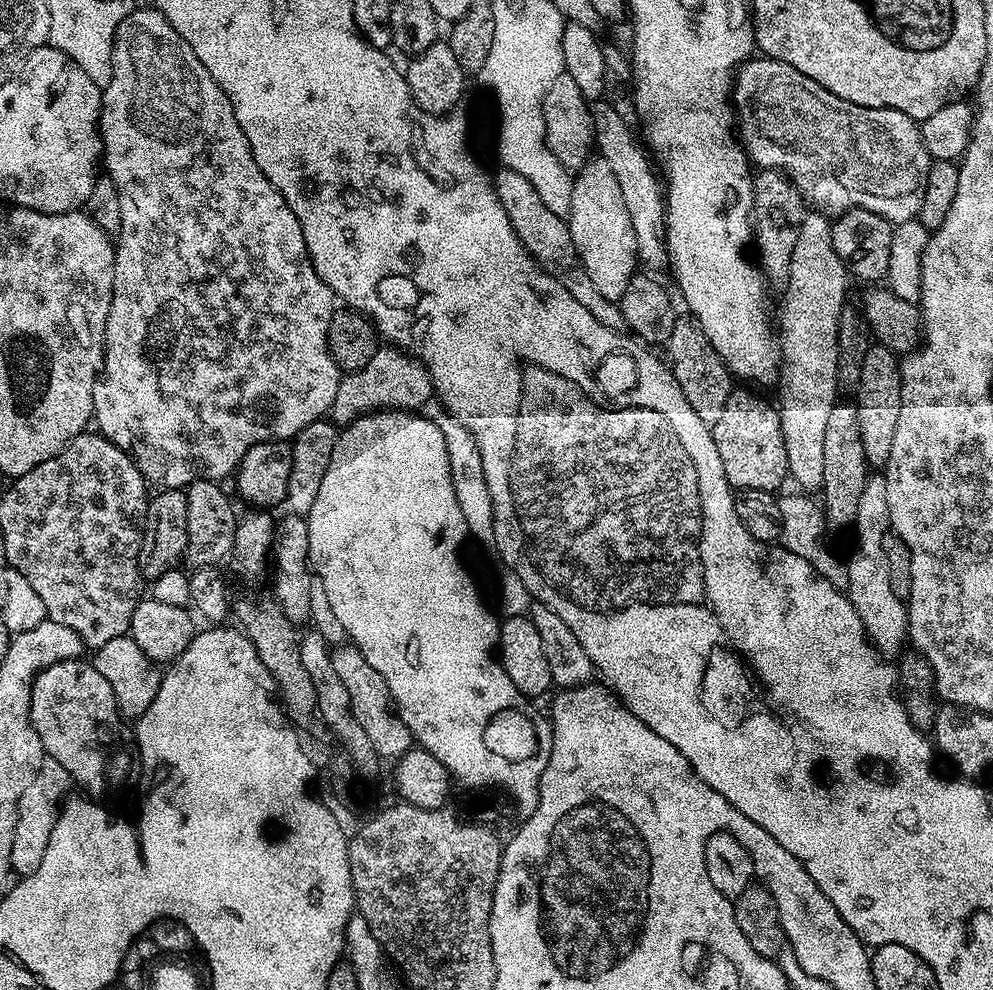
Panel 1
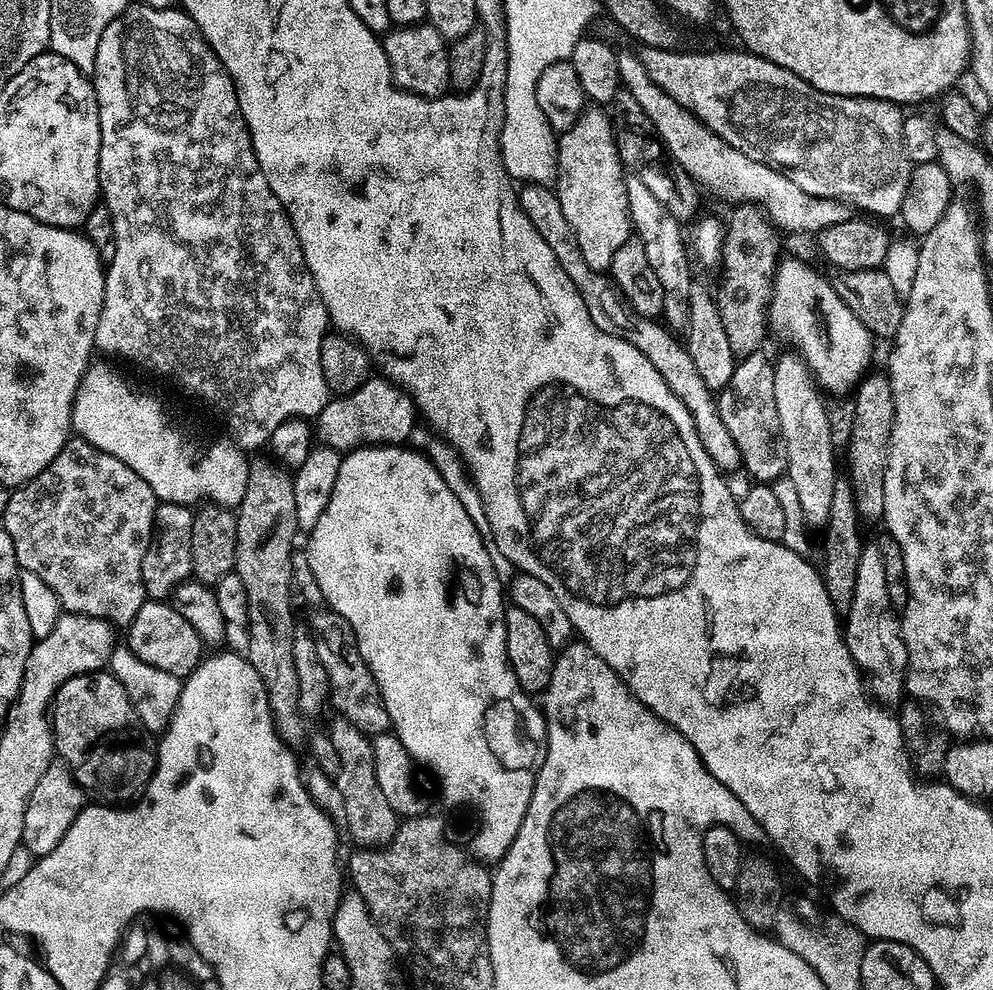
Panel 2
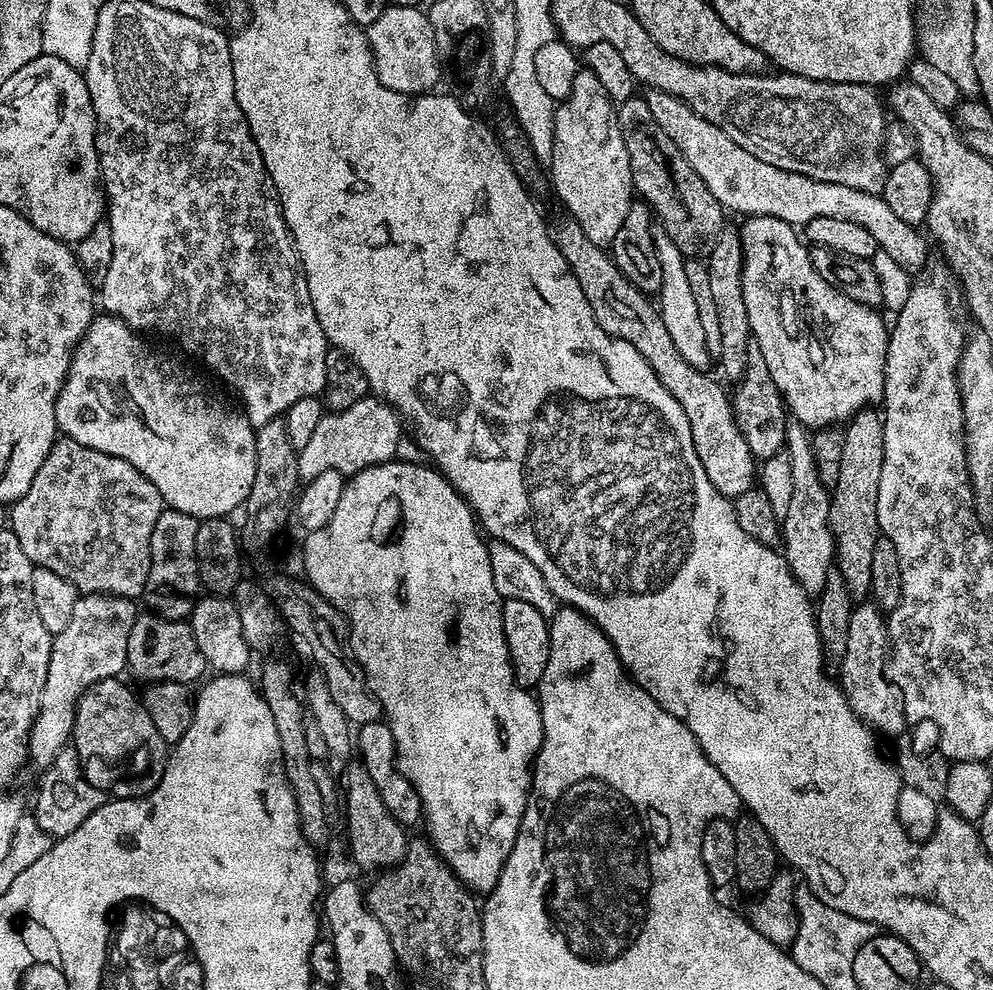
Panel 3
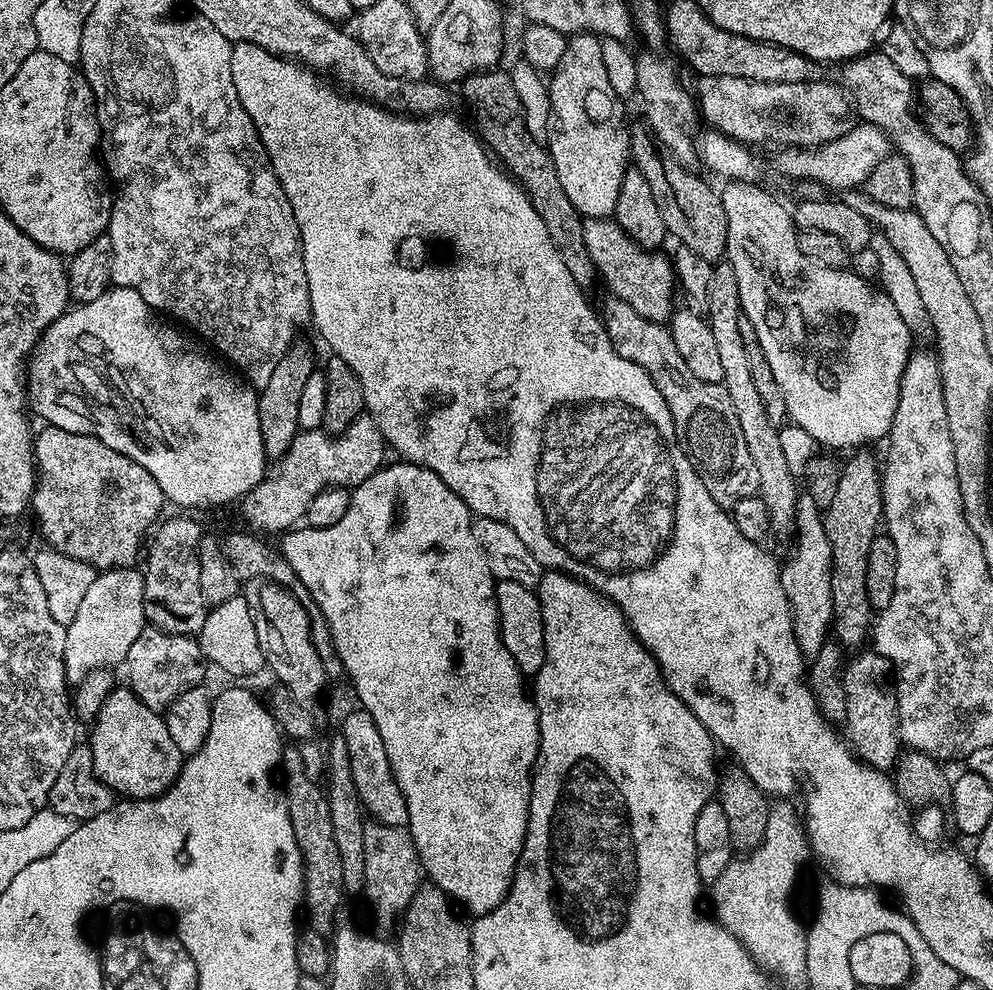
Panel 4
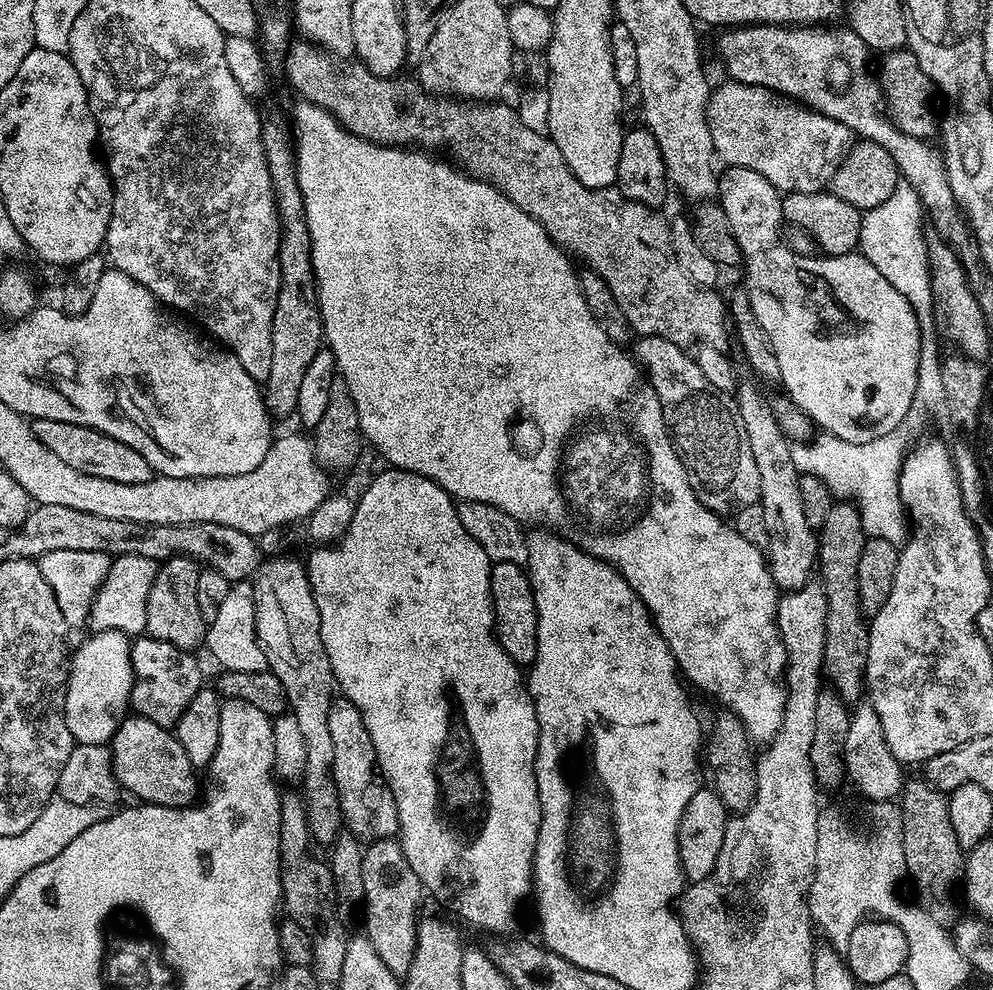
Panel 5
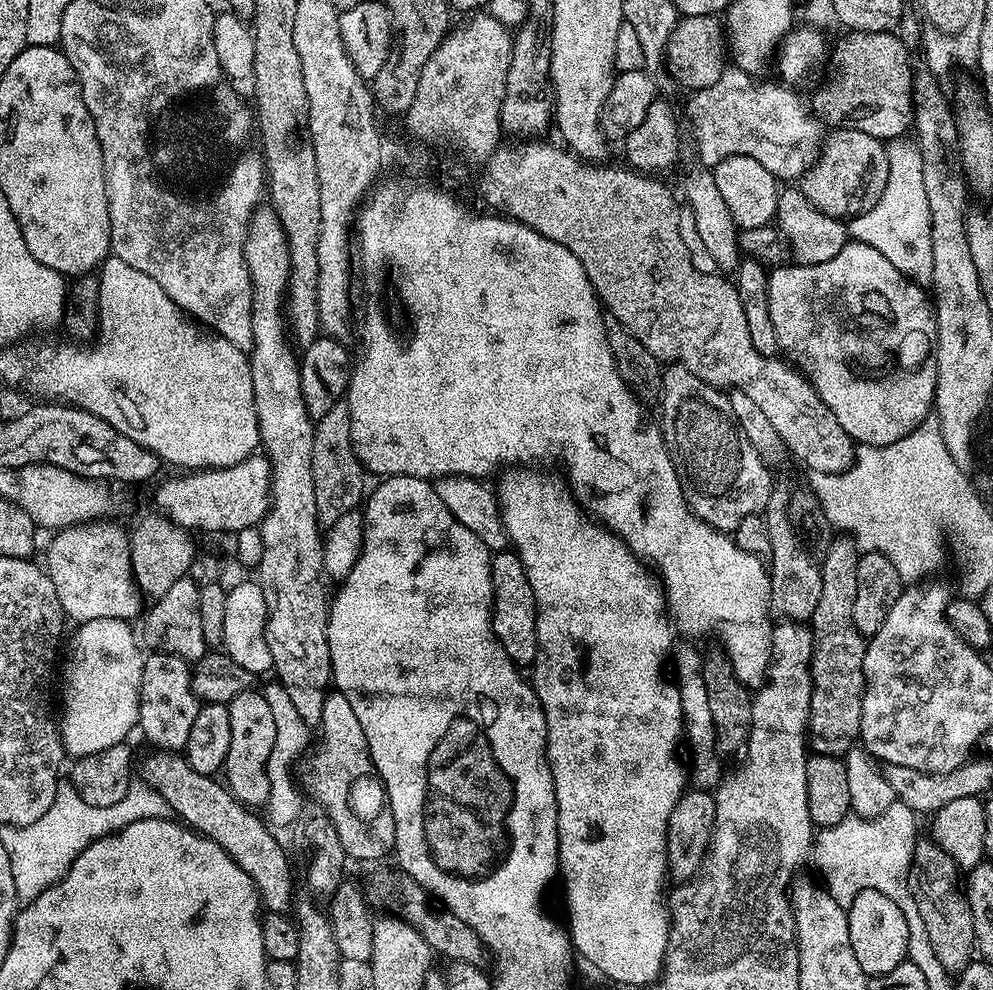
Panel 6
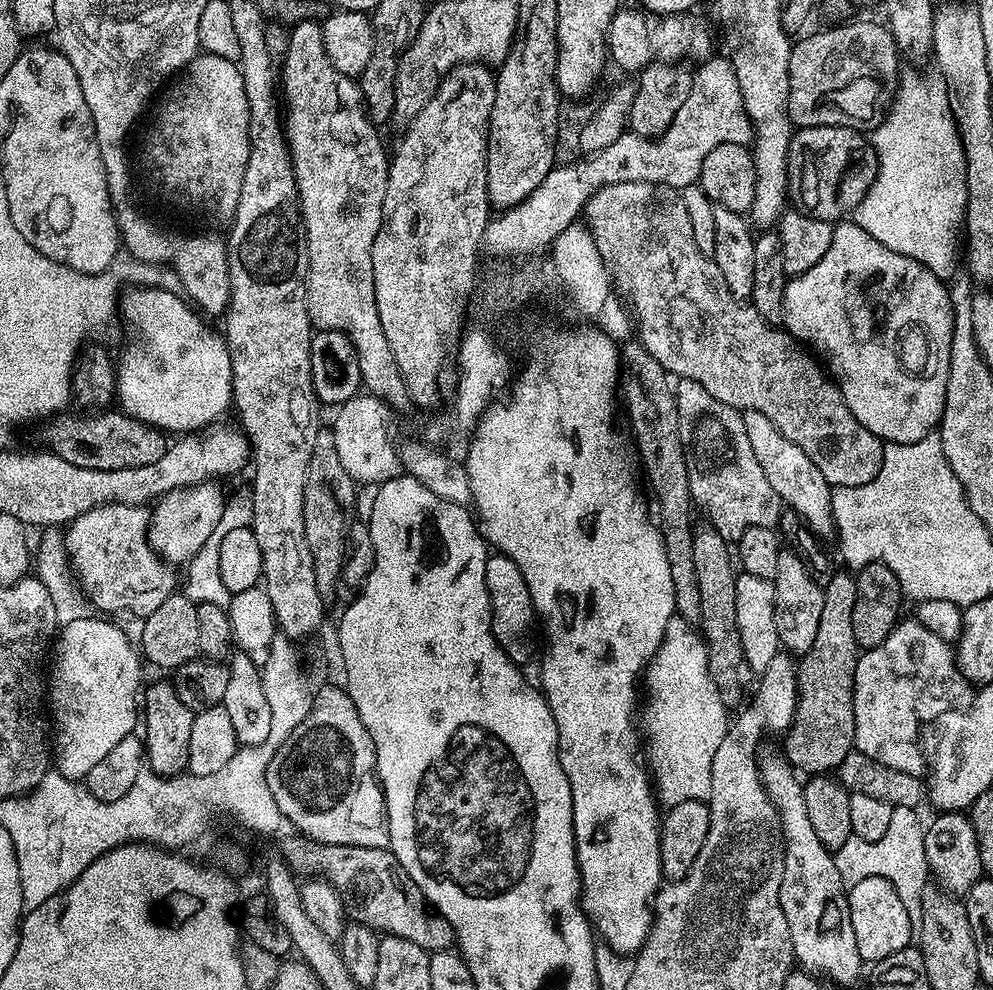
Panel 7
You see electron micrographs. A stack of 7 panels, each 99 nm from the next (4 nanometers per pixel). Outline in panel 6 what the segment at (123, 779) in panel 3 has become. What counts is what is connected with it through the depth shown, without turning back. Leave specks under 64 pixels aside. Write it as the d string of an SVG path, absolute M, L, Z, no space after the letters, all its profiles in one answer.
M152 750L149 753L149 756L144 760L143 783L150 785L158 794L162 794L162 798L168 804L169 809L173 813L177 812L175 815L187 827L191 828L193 832L199 832L208 840L214 841L218 846L222 846L222 850L226 850L226 854L230 854L230 858L234 858L234 862L238 862L238 866L242 866L242 870L246 870L246 874L250 874L250 878L260 895L261 905L267 911L291 913L294 908L292 864L288 861L283 846L272 837L274 835L273 829L261 817L260 821L252 813L255 811L249 810L241 804L219 779L198 774L198 770L191 768L183 755L172 750Z

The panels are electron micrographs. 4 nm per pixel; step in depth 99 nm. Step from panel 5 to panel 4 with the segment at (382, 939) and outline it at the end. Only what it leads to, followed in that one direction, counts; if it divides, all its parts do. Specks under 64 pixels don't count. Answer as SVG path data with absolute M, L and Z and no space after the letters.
M369 823L366 834L366 878L364 879L363 899L368 899L372 916L380 928L388 928L403 917L410 906L414 894L422 887L420 859L416 857L416 847L412 836L404 828L391 828L385 824Z

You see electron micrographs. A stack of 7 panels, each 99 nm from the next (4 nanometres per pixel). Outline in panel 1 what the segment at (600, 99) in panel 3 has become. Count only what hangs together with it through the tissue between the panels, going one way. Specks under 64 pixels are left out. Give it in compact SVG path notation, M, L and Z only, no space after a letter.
M597 159L595 162L589 162L575 173L570 210L566 219L570 238L574 242L576 257L580 259L580 265L586 270L590 282L594 282L594 290L598 290L602 298L618 302L622 294L626 294L632 277L637 275L638 242L634 242L634 222L630 222L630 214L622 199L622 189L618 186L614 174L610 174L610 166L604 160Z

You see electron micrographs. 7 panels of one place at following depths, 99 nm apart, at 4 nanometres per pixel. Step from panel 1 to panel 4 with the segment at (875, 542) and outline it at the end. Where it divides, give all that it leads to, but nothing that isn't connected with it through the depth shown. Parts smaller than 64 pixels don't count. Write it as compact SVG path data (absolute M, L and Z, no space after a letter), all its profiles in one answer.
M860 650L856 656L847 661L844 666L844 689L846 690L846 718L842 725L846 733L847 743L853 753L865 764L881 770L892 770L896 767L897 759L902 751L900 739L900 719L896 709L896 685L893 673L886 658L882 658L875 650Z

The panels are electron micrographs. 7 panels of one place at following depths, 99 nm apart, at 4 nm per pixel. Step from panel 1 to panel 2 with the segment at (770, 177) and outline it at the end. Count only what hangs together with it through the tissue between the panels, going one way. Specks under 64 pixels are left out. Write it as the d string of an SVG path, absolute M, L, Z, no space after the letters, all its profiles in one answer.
M737 203L736 208L726 219L724 229L724 245L720 251L720 264L724 268L724 277L720 280L718 303L722 327L726 330L726 339L730 341L730 350L734 350L737 358L743 358L761 351L765 346L764 335L769 335L768 303L772 297L772 280L776 276L776 265L782 259L780 253L780 236L775 224L768 219L768 213L759 204Z

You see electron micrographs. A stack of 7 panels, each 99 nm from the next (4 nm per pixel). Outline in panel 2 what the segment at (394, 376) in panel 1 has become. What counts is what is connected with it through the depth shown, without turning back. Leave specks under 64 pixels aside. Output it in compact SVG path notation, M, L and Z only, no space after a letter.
M376 374L358 386L358 390L329 399L327 406L315 417L314 432L319 439L320 436L324 439L321 441L327 447L337 450L351 450L369 444L403 445L416 420L418 413L411 396L399 384Z

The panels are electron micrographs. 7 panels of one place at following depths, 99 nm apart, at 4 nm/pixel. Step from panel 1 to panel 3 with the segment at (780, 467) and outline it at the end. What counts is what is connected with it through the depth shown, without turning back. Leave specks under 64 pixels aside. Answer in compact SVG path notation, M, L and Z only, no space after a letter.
M752 339L746 346L748 361L744 375L739 377L736 393L731 393L732 413L736 419L742 438L746 438L746 446L753 460L763 462L785 451L784 439L790 423L789 413L778 386L774 386L774 378L770 378L770 370L766 370L766 358L762 358L762 350L758 342Z

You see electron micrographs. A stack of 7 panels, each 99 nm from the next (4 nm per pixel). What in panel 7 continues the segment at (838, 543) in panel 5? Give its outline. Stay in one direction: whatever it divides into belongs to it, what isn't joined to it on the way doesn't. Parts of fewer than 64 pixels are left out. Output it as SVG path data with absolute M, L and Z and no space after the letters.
M847 571L836 572L823 585L822 619L818 622L818 634L814 646L802 657L798 664L798 694L796 695L796 716L783 737L783 755L800 774L828 774L839 769L846 754L854 751L854 674L858 649L854 638L854 598L856 597L856 577Z

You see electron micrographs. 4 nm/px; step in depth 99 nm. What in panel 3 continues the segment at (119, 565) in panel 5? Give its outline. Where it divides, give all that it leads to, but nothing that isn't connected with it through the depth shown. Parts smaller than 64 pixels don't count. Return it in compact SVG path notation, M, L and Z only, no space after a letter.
M81 595L77 599L76 605L74 606L74 614L70 614L70 622L66 622L66 630L55 633L52 637L52 653L50 654L50 666L46 670L46 682L44 683L44 689L40 695L40 705L36 711L36 721L32 724L32 729L28 731L28 760L31 763L36 763L40 770L48 767L50 761L57 756L61 748L65 747L69 743L72 735L72 722L76 717L76 701L79 700L80 696L85 690L89 688L94 682L99 680L110 680L121 675L125 671L128 663L128 639L130 638L130 630L134 626L136 617L138 615L138 609L135 608L131 599L122 596L86 596Z

